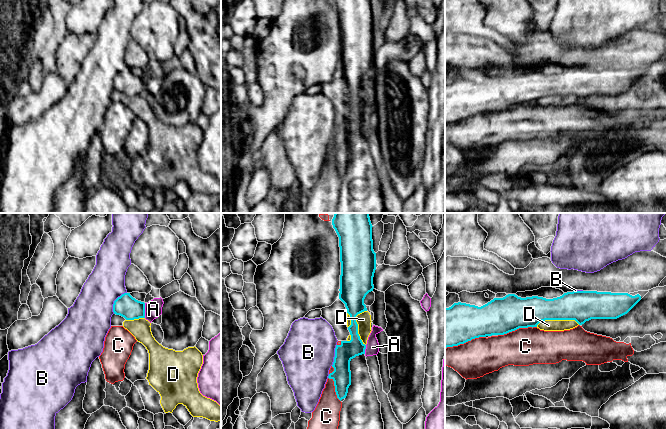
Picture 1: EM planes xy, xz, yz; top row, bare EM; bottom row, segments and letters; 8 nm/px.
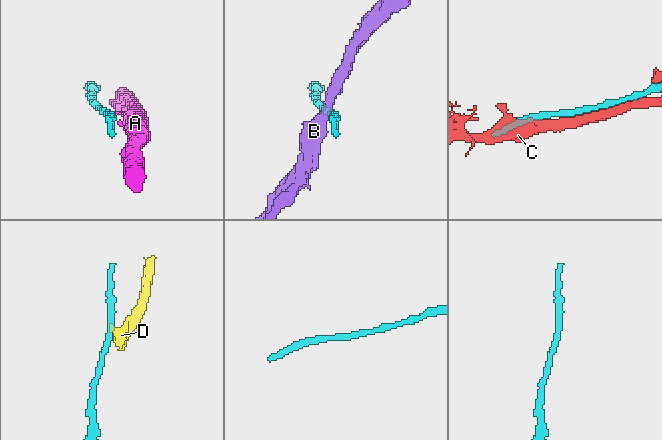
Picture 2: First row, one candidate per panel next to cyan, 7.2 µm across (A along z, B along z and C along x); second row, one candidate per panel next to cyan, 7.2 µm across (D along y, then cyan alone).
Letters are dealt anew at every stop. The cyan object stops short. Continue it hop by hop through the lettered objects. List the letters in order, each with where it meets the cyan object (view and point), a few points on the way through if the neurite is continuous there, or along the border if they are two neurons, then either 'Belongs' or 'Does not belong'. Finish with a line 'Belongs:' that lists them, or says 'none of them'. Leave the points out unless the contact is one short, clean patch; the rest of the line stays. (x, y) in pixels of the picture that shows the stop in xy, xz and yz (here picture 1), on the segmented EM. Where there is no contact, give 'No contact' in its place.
A: Touches cyan at xy (144, 310). Does not belong
B: Touches cyan at xy (114, 301). Does not belong
C: Touches cyan at yz (465, 342). Does not belong
D: Touches cyan at yz (557, 319). Boundary: yz (579, 324), (574, 320), (542, 320), (536, 326). Does not belong
Belongs: none of them

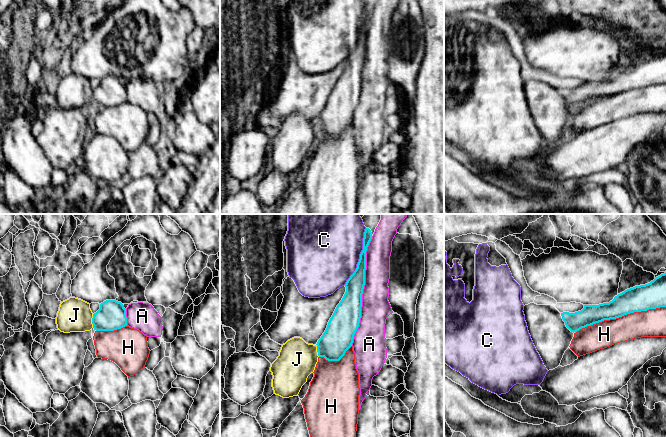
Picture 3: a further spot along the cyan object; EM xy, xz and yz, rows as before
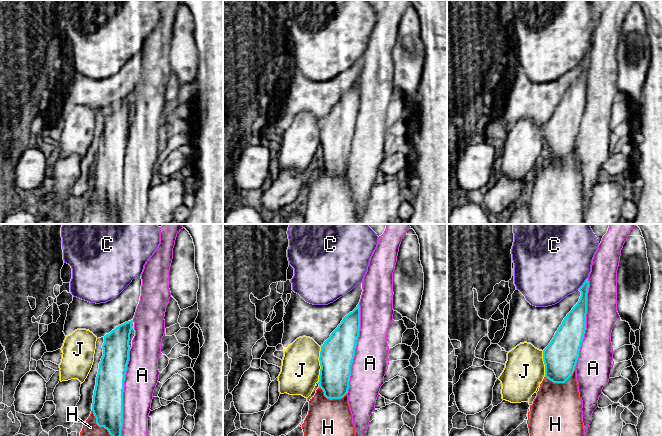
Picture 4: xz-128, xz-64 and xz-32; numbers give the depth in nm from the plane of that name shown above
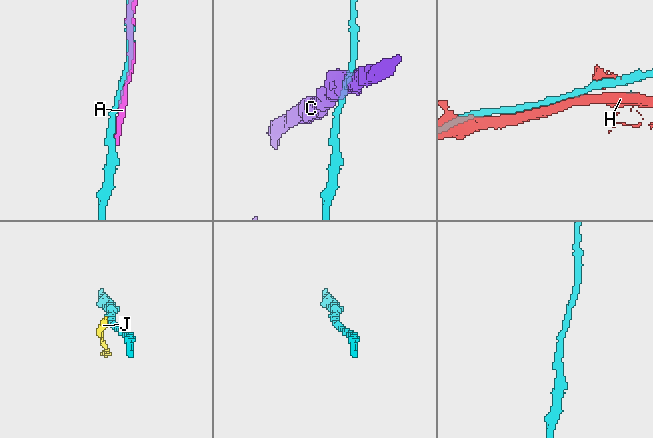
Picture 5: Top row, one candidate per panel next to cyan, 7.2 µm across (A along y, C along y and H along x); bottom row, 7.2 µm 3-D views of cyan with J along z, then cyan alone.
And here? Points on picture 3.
A: Touches cyan at xz (362, 291). Does not belong
C: Touches cyan at xz (360, 257). Does not belong
H: Touches cyan at yz (620, 316). Does not belong
J: Touches cyan at xy (92, 321). Boundary: xy (93, 314), (92, 327). Does not belong
Belongs: none of them

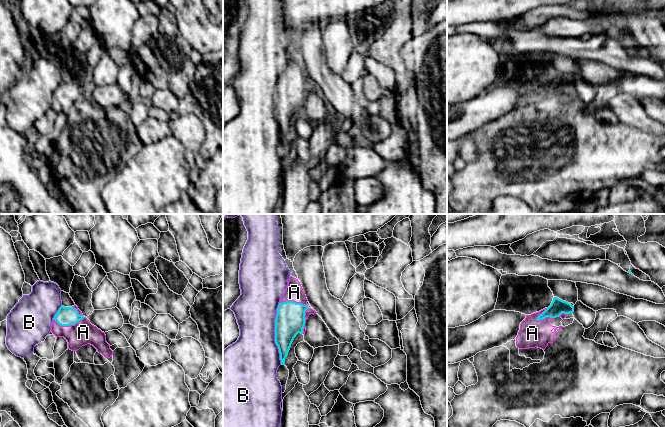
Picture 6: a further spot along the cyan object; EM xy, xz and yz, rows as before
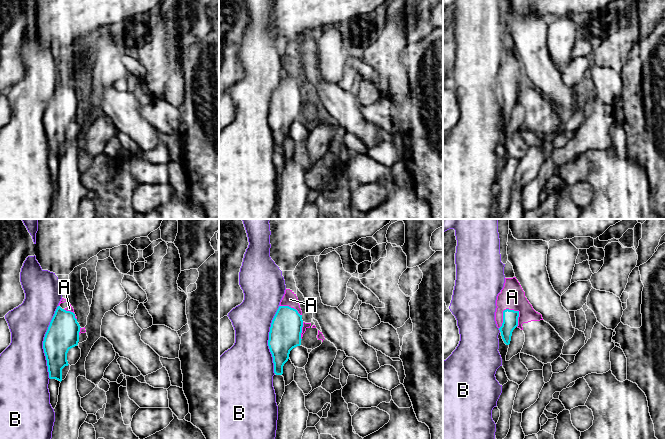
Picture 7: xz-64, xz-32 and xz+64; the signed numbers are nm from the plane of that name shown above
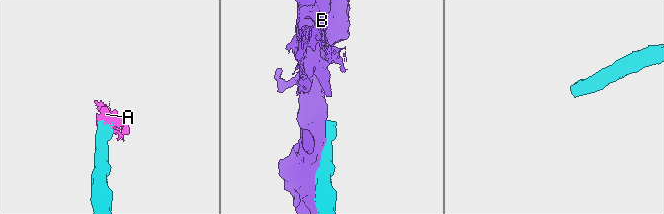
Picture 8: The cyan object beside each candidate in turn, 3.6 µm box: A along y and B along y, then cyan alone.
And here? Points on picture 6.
A: Touches cyan at xy (68, 325). Path across: xy (65, 316), (68, 320), (68, 325), (83, 332). Belongs
B: Touches cyan at xz (275, 339). Does not belong
Belongs: A

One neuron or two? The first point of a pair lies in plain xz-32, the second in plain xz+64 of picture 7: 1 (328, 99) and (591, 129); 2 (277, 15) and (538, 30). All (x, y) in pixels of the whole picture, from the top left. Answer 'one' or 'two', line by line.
1: two
2: two

